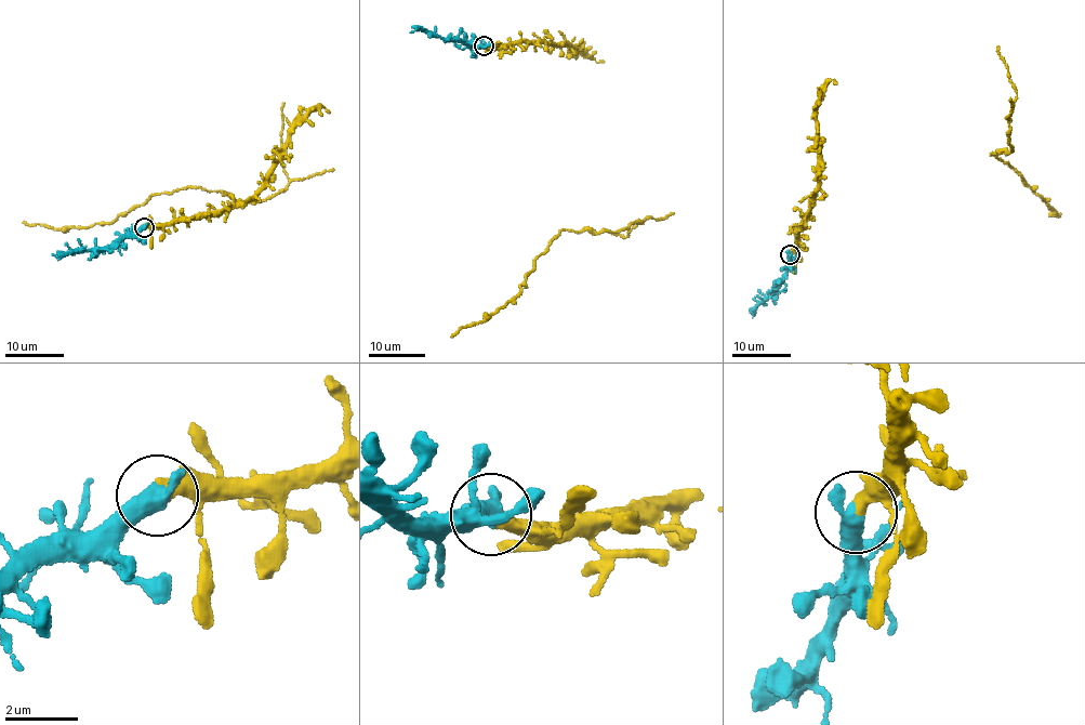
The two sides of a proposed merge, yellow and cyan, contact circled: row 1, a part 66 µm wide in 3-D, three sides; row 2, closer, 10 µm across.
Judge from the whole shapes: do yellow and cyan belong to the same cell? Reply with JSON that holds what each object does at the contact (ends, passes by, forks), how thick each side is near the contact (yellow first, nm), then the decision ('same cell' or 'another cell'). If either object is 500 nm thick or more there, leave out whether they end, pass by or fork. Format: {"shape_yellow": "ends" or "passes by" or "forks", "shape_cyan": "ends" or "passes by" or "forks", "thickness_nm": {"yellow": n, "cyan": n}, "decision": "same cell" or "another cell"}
{"shape_yellow": "ends", "shape_cyan": "passes by", "thickness_nm": {"yellow": 380, "cyan": 440}, "decision": "same cell"}

